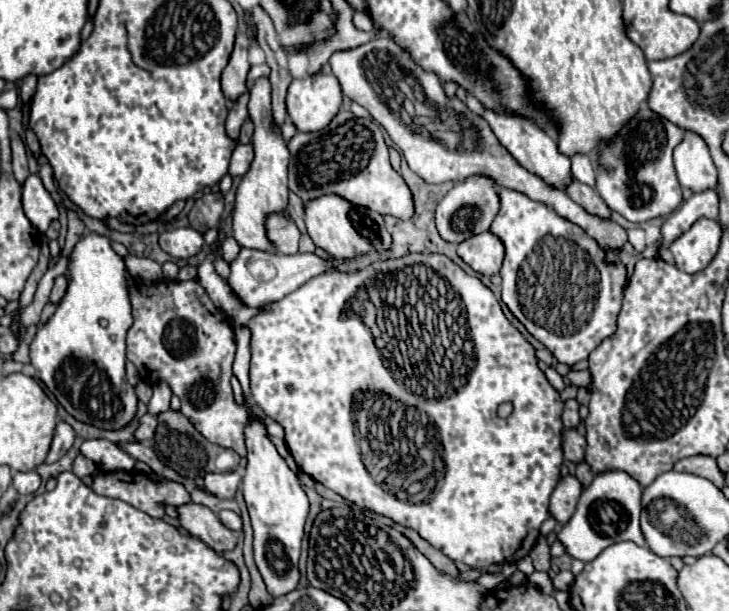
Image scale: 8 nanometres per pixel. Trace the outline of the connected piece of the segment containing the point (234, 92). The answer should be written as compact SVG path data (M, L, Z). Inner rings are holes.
M237 33L235 47L229 57L229 65L223 69L223 75L221 75L223 93L231 101L235 101L241 93L245 93L245 79L251 67L247 59L247 49L249 49L249 37L245 33Z

